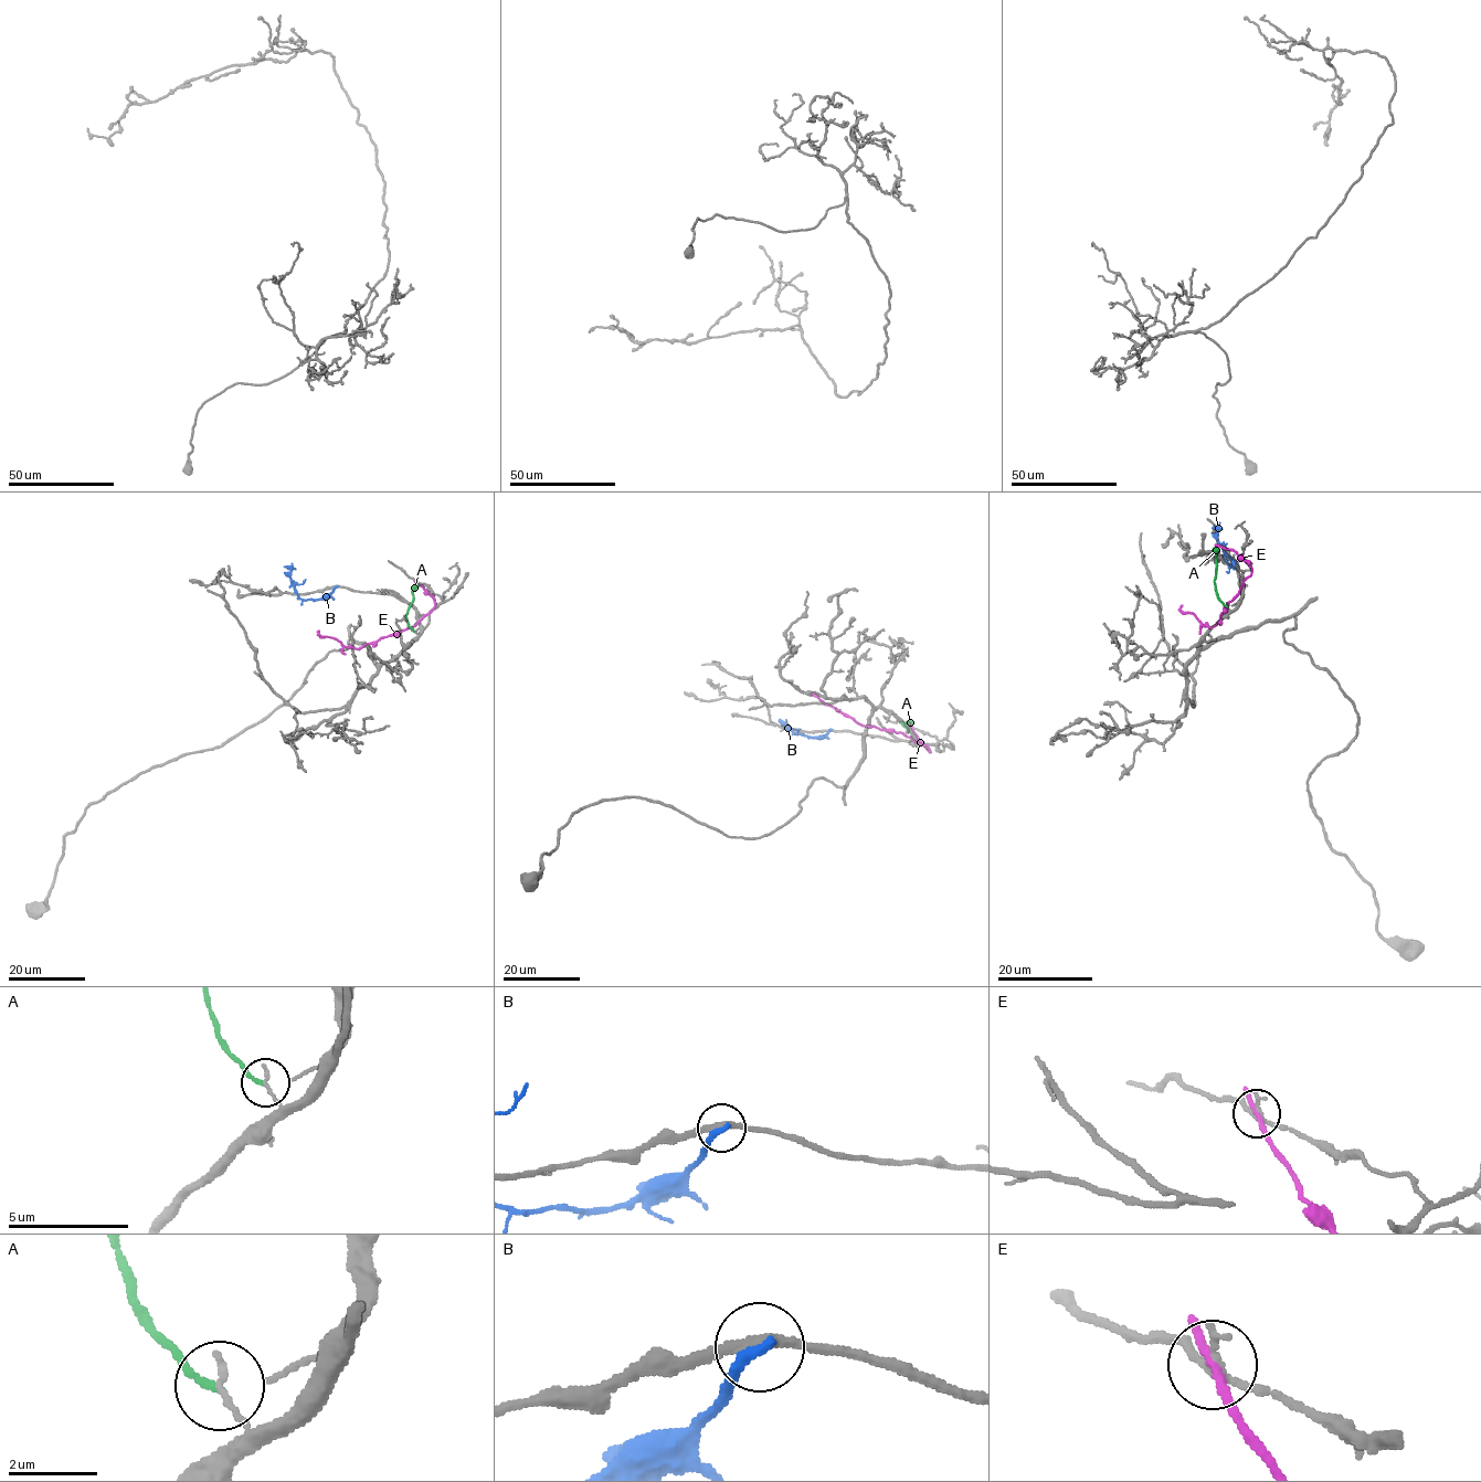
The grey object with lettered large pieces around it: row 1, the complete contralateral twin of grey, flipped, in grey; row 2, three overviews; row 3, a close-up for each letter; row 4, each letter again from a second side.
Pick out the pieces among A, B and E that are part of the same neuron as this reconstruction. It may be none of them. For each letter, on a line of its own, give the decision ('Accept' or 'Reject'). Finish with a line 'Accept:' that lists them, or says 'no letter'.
A: Reject
B: Reject
E: Reject
Accept: no letter

